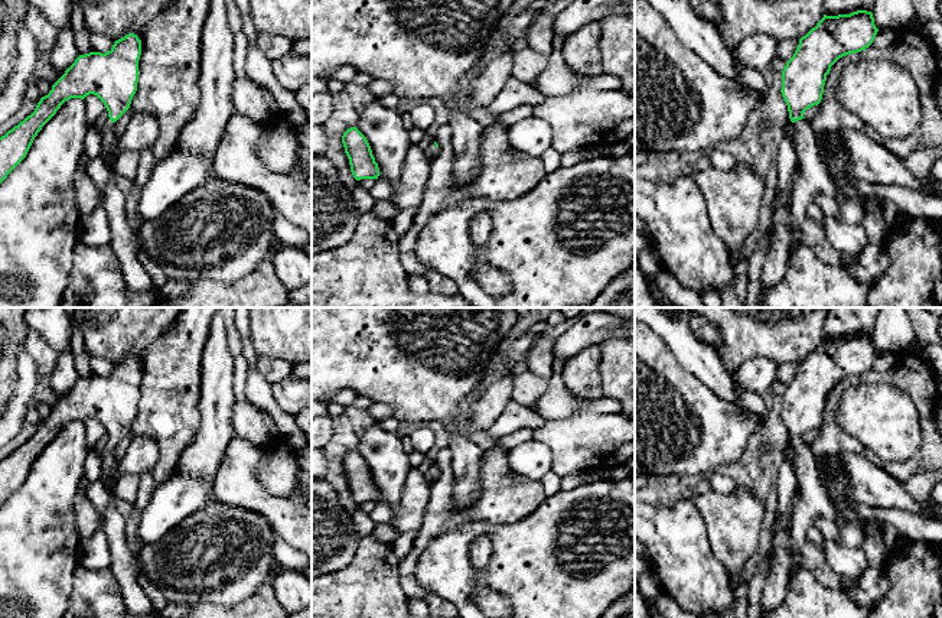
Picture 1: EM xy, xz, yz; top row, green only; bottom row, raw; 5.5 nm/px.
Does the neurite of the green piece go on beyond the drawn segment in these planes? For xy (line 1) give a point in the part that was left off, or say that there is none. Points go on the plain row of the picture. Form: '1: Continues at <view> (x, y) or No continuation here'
1: Continues at xy (110, 468)

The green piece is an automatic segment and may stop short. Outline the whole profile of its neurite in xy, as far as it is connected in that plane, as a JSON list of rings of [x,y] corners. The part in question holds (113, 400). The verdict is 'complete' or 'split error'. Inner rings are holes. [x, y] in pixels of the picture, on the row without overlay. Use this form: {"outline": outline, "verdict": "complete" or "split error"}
{"outline": [[[128,357],[105,375],[79,378],[42,420],[35,435],[0,461],[0,507],[26,481],[35,461],[71,422],[97,419],[108,435],[101,456],[102,481],[118,478],[115,445],[130,432],[137,414],[141,364]]], "verdict": "split error"}

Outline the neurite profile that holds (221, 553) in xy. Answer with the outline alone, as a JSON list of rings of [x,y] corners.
[[[212,497],[159,541],[141,546],[138,560],[143,573],[162,591],[167,602],[232,606],[268,582],[276,565],[276,536],[261,514]]]

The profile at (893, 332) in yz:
[[[880,308],[871,336],[879,354],[906,352],[915,338],[906,309]]]

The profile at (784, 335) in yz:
[[[690,308],[723,336],[717,349],[731,375],[749,360],[766,357],[775,362],[801,362],[824,341],[824,323],[829,308]]]

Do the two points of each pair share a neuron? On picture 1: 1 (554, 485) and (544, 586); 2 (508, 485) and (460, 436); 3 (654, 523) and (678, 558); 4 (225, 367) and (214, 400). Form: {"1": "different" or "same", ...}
{"1": "different", "2": "different", "3": "same", "4": "same"}

